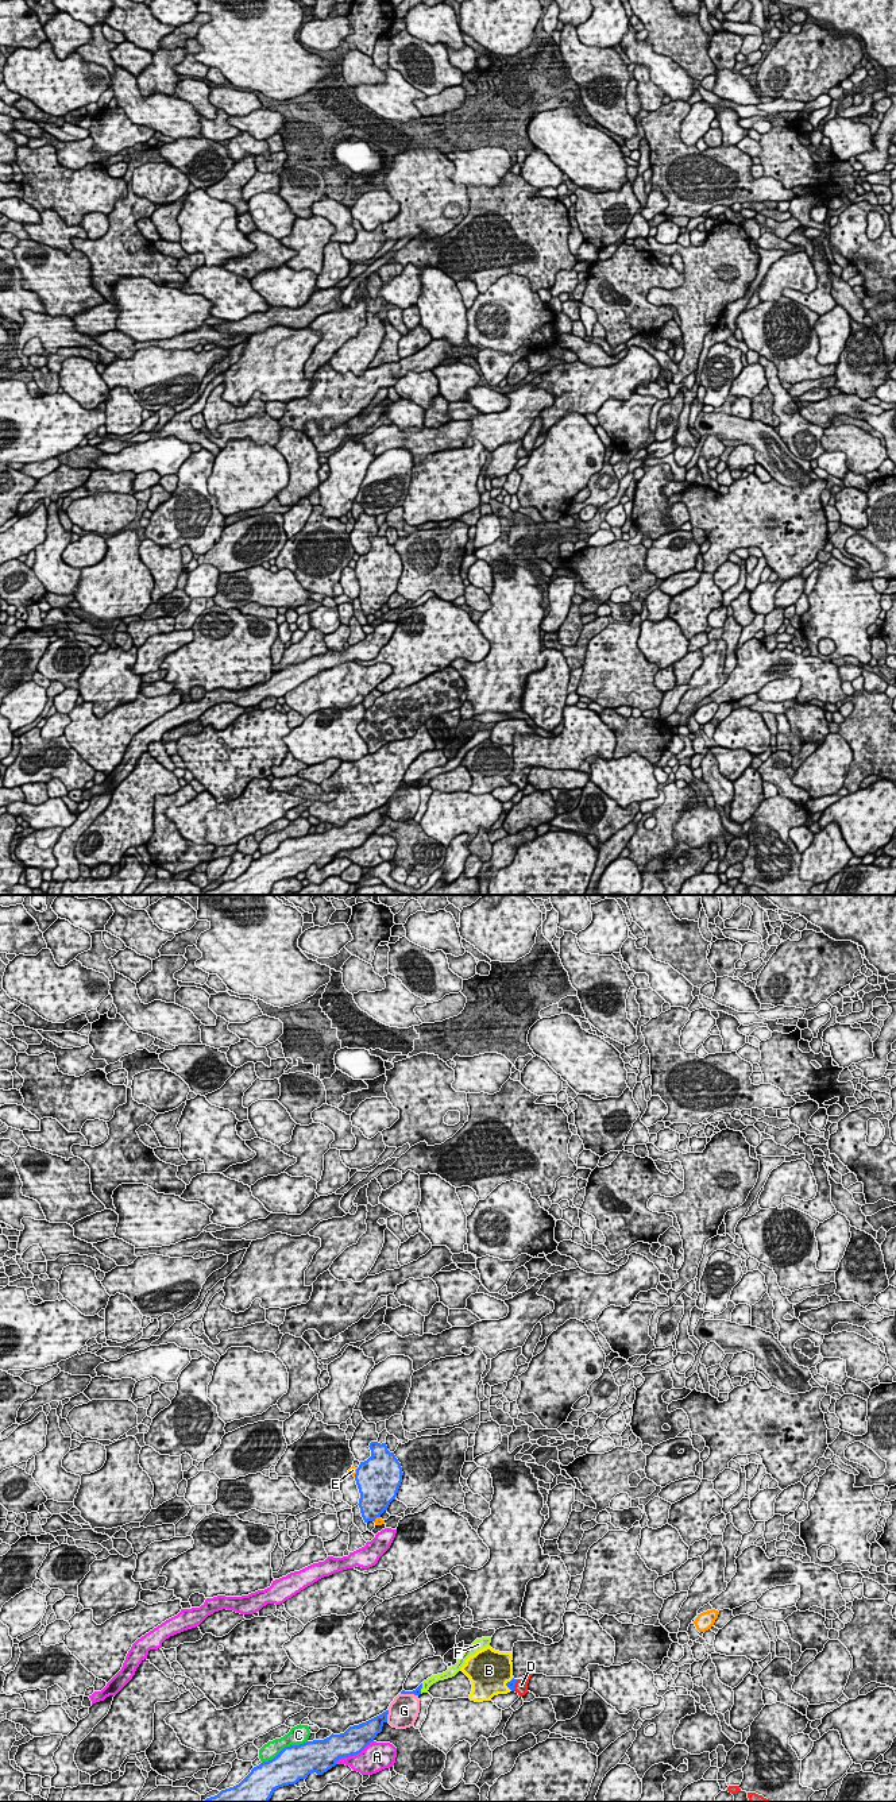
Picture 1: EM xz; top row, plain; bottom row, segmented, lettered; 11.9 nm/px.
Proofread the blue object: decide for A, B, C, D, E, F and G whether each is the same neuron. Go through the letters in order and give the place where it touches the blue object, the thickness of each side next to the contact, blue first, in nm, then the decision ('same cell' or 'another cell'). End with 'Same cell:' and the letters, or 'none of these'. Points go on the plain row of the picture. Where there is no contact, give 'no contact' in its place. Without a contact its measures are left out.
A: meets blue in xz at (354, 847); 320 nm thick on the blue side, 340 nm on the other; another cell
B: meets blue in xz at (506, 776); 90 nm thick on the blue side, 500 nm on the other; another cell
C: meets blue in xz at (285, 840); 420 nm thick on the blue side, 220 nm on the other; another cell
D: meets blue in xz at (514, 778); 90 nm thick on the blue side, 160 nm on the other; same cell
E: meets blue in xz at (356, 566); 500 nm thick on the blue side, 90 nm on the other; another cell
F: meets blue in xz at (421, 780); 90 nm thick on the blue side, 100 nm on the other; another cell
G: meets blue in xz at (386, 809); 200 nm thick on the blue side, 360 nm on the other; another cell
Same cell: D

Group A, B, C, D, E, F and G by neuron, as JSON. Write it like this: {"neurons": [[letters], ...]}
{"neurons": [["A"], ["B"], ["C"], ["D"], ["E"], ["F"], ["G"]]}

